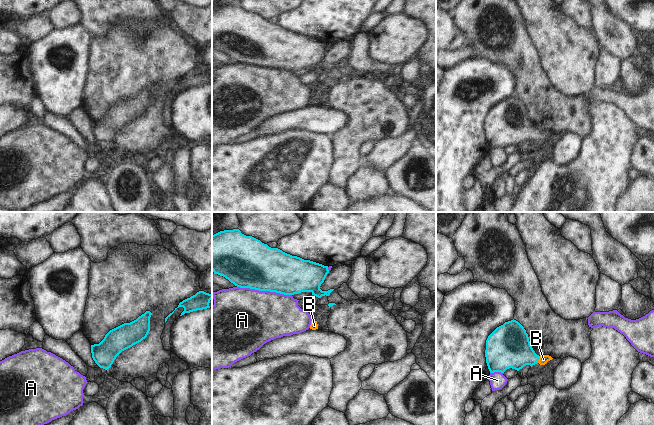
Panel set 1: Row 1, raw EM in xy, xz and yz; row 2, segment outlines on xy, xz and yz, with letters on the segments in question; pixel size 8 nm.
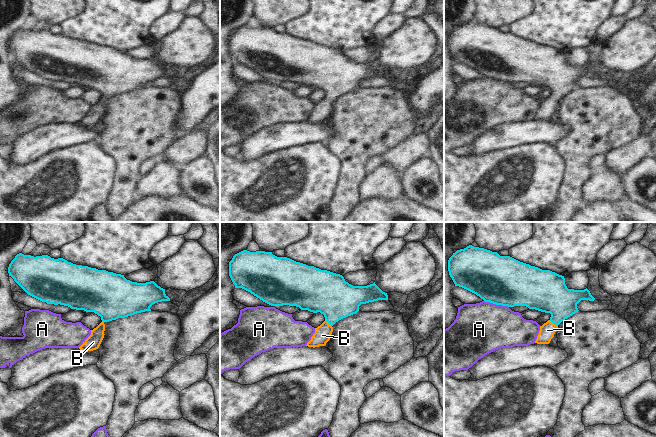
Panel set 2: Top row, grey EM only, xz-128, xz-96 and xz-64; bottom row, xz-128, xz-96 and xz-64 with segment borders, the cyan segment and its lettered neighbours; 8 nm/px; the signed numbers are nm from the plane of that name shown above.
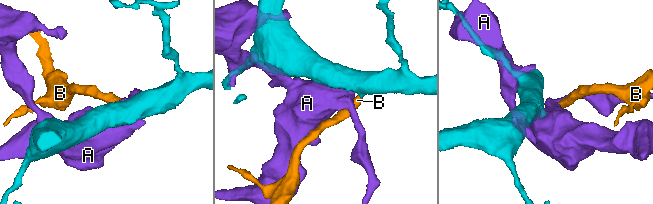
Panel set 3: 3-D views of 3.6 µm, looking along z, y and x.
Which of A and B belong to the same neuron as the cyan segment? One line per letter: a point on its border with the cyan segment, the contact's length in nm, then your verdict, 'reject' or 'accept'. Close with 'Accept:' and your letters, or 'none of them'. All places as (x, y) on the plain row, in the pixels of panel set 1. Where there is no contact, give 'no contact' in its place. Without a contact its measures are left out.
A: xz (264, 66) | 440 nm | reject
B: yz (538, 135) | 60 nm | accept
Accept: B

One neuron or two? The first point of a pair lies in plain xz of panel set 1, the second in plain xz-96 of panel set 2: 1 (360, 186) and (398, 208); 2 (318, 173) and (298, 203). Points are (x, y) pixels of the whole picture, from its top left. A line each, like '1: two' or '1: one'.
1: two
2: one

